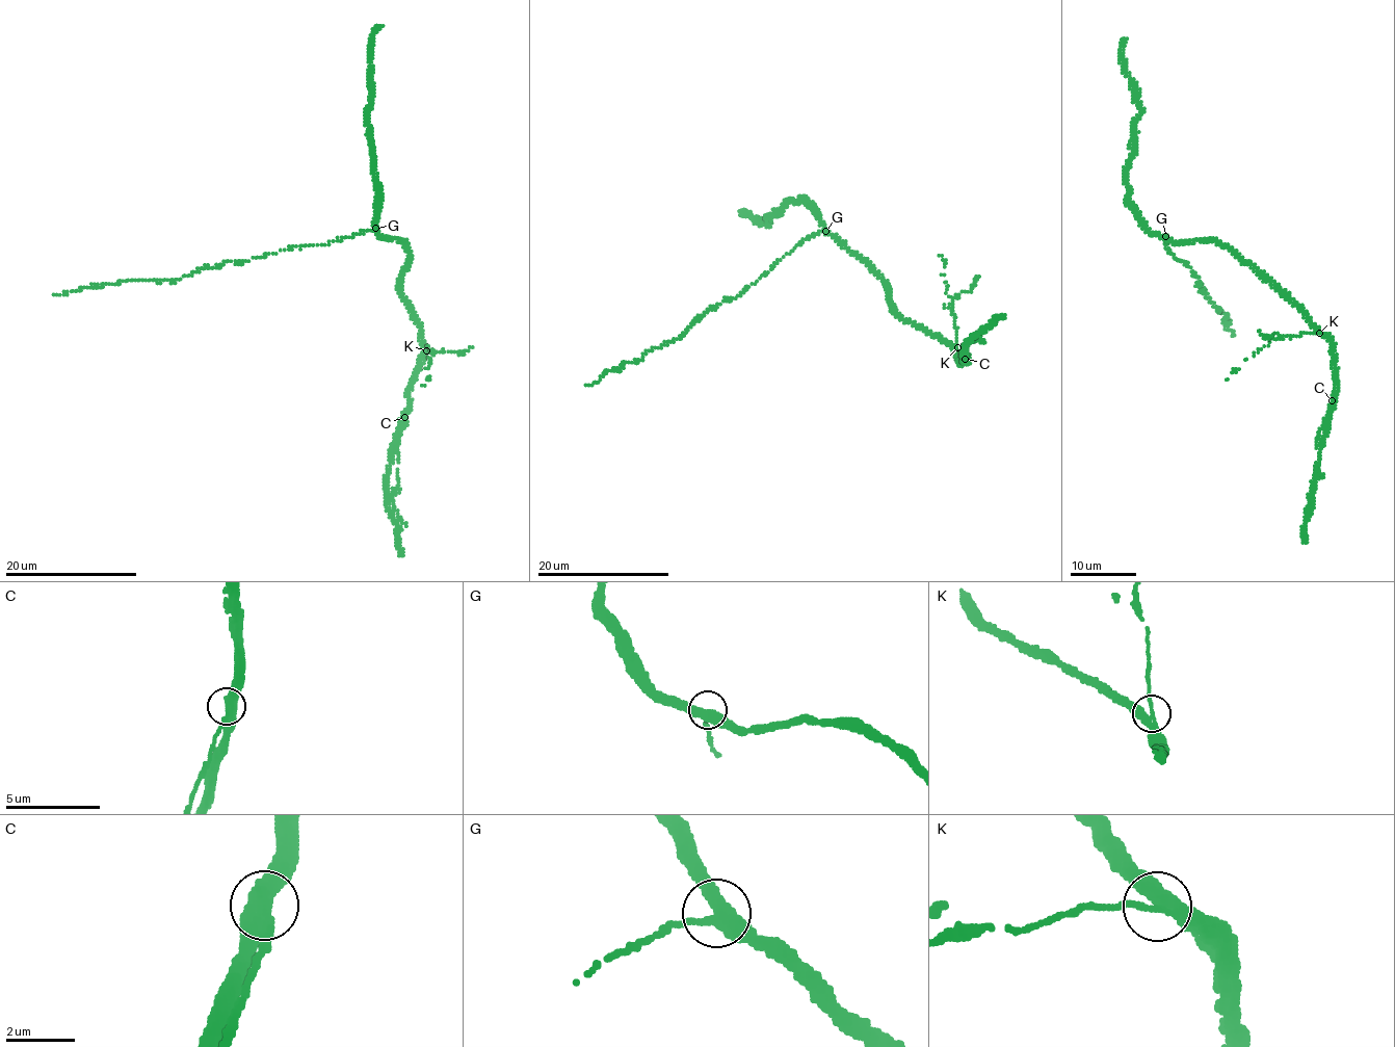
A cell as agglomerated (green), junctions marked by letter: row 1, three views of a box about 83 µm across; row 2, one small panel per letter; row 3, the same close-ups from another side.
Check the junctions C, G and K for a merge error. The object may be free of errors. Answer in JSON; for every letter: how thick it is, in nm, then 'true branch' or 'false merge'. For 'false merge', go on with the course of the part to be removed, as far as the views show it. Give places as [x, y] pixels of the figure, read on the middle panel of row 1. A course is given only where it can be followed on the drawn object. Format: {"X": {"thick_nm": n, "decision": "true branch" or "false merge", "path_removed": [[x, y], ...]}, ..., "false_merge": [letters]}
{"C": {"thick_nm": 420, "decision": "false merge", "path_removed": [[965, 358], [965, 345], [968, 341], [980, 337], [980, 332], [997, 317]]}, "G": {"thick_nm": 340, "decision": "true branch"}, "K": {"thick_nm": 300, "decision": "true branch"}, "false_merge": ["C"]}

